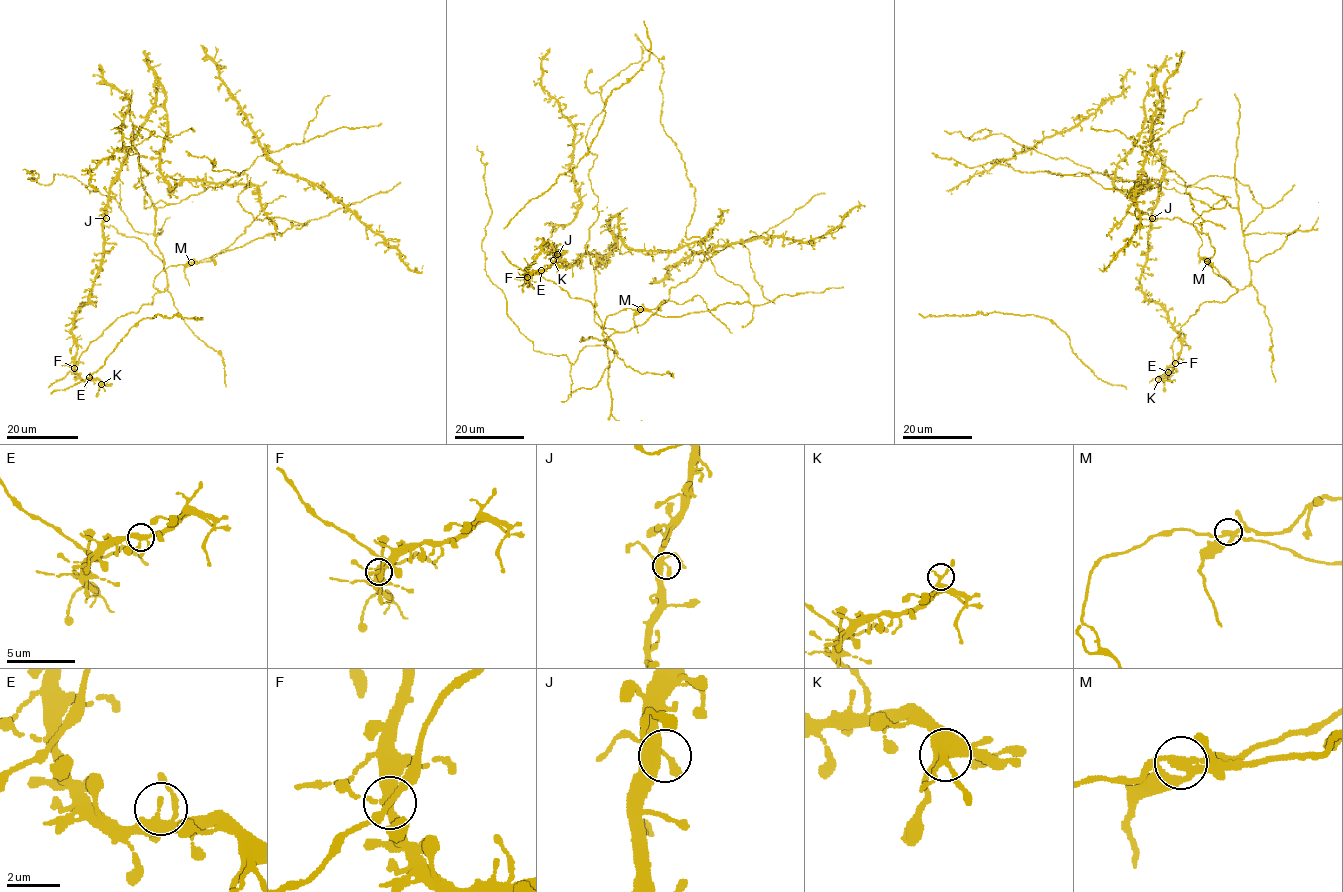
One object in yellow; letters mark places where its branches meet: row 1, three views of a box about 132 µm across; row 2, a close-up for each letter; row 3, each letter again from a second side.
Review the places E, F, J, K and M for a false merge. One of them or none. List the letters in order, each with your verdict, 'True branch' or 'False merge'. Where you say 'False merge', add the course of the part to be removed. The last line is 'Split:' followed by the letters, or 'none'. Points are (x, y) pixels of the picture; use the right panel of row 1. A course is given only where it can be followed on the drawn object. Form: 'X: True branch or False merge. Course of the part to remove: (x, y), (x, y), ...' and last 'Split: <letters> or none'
E: True branch
F: True branch
J: True branch
K: True branch
M: False merge. Course of the part to remove: (1207, 261), (1198, 256), (1202, 239), (1193, 222), (1225, 197), (1231, 198)
Split: M

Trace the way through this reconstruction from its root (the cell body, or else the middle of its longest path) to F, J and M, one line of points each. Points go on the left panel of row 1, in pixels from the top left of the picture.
F: (93, 341), (75, 368)
J: (93, 341), (76, 365), (73, 318), (88, 302), (102, 257), (102, 221), (106, 218)
M: (93, 341), (118, 318), (136, 312), (144, 303), (152, 303), (157, 292), (153, 281), (161, 271), (191, 262)

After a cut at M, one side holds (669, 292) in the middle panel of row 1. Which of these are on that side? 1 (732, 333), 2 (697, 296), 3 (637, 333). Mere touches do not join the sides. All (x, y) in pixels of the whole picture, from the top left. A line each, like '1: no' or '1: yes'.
1: no
2: no
3: no

